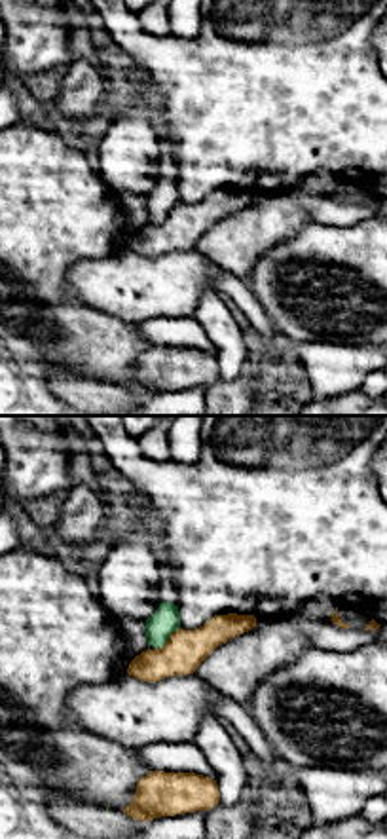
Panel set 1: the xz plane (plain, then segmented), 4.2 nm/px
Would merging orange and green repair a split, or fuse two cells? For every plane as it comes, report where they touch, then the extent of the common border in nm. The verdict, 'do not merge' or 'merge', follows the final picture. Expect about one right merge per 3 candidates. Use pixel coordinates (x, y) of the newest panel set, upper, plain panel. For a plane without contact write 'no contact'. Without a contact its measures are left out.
(169, 213) | 140 nm

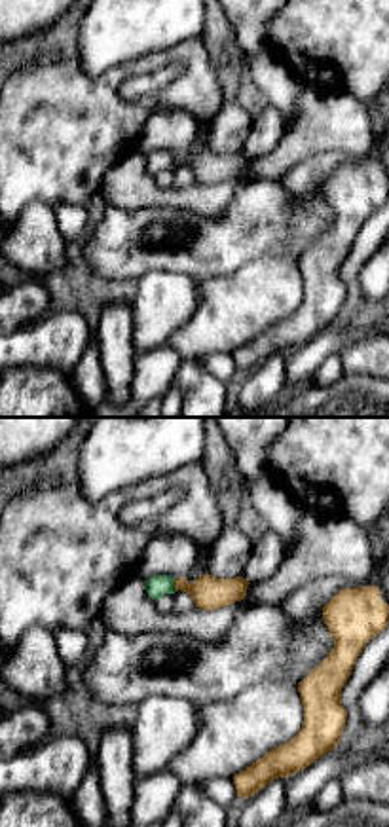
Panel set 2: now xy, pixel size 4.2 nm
(175, 162) | 50 nm

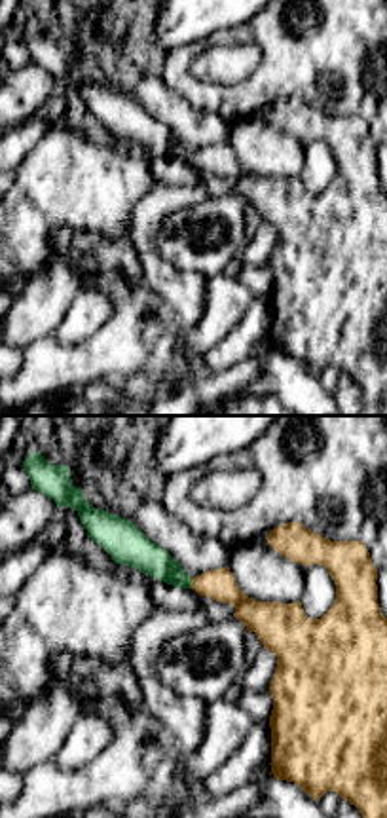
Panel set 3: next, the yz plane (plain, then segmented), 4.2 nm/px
(192, 158) | 50 nm

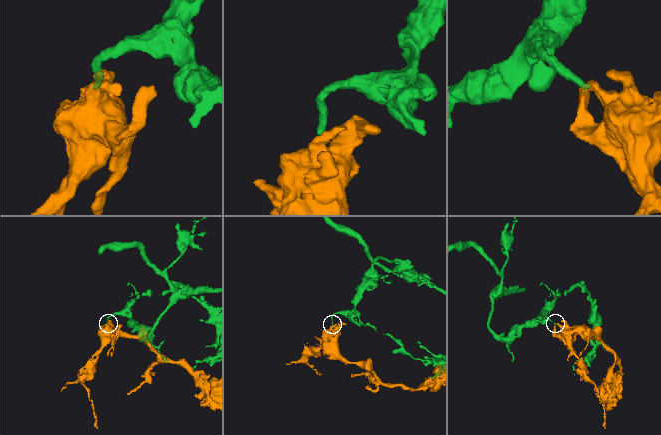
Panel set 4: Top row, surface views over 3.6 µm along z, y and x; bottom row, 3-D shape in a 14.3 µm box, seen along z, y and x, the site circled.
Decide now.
do not merge

